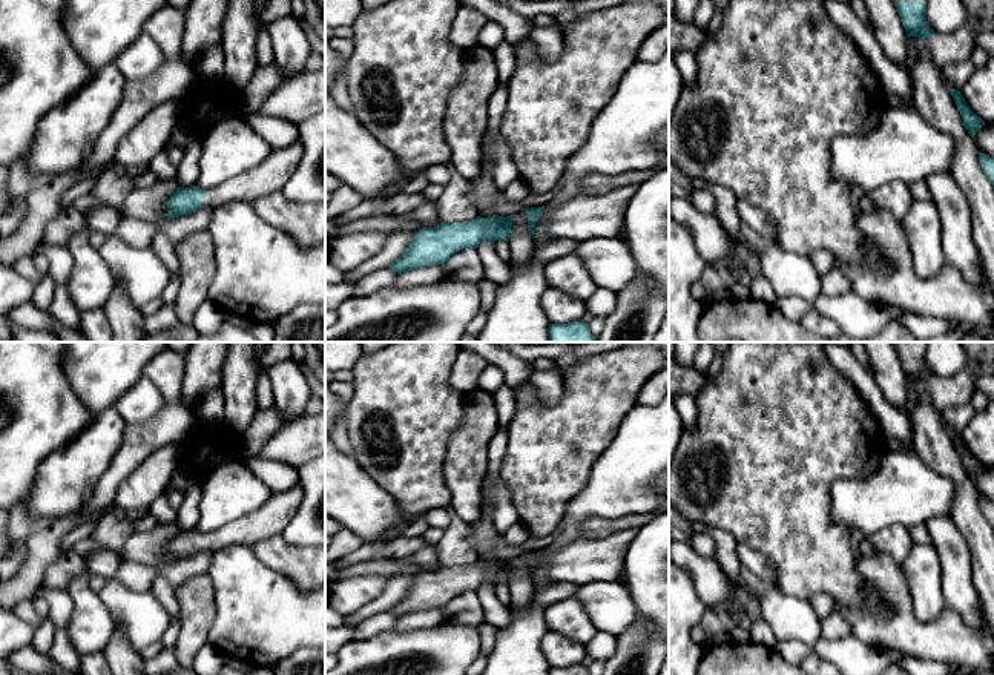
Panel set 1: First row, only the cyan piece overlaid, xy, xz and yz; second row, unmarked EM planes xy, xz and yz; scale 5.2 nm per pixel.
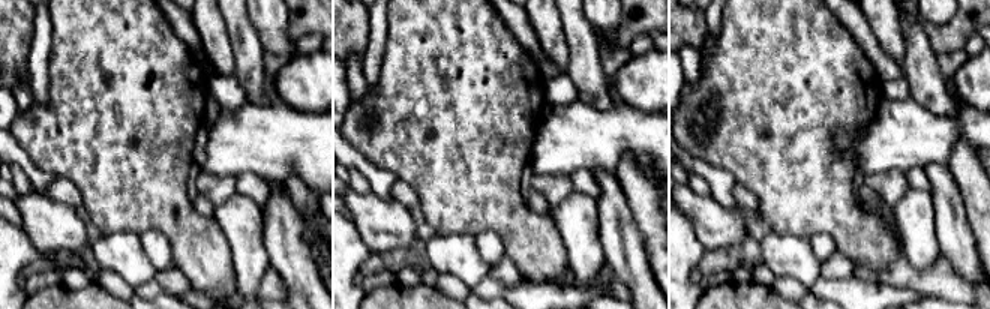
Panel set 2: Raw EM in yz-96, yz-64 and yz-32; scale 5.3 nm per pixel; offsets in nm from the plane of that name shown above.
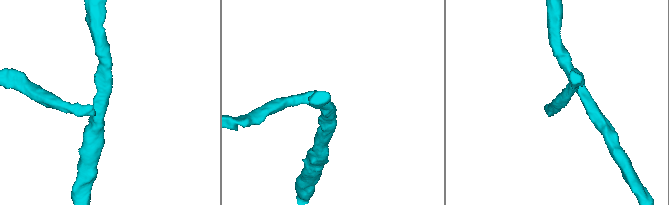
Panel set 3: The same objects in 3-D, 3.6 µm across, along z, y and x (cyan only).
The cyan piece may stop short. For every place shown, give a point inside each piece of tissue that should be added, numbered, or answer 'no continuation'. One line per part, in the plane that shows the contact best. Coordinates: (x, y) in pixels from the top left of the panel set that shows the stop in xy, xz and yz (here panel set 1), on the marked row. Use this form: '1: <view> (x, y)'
1: xy (272, 174)

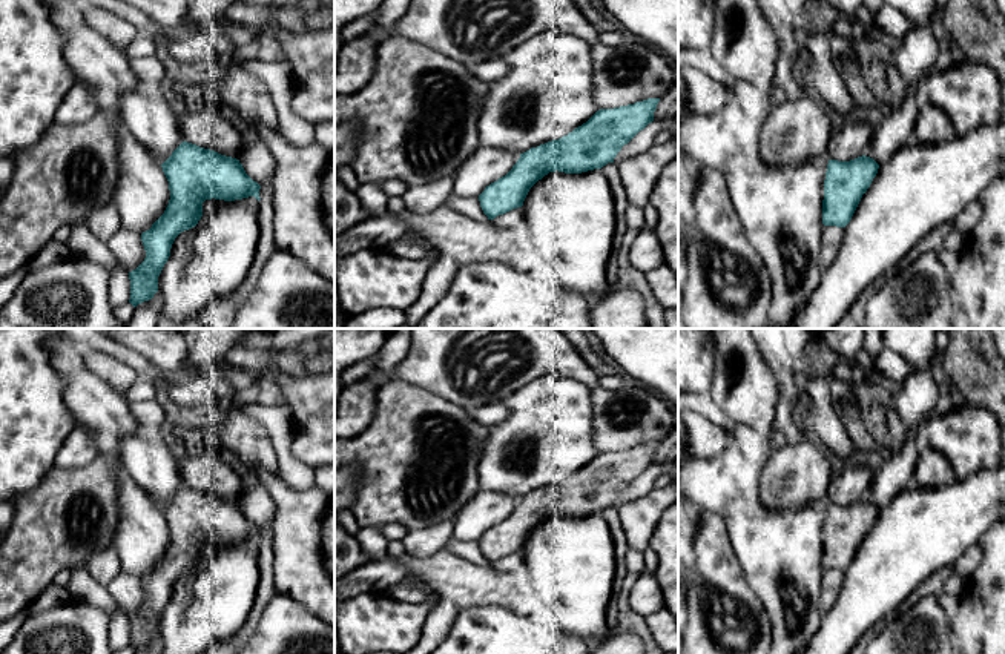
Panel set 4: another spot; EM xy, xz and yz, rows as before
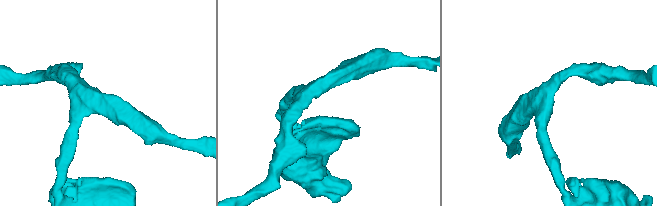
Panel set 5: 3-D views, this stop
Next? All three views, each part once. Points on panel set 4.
no continuation

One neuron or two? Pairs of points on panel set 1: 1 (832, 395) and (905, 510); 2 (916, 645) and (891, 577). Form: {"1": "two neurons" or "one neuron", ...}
{"1": "two neurons", "2": "one neuron"}

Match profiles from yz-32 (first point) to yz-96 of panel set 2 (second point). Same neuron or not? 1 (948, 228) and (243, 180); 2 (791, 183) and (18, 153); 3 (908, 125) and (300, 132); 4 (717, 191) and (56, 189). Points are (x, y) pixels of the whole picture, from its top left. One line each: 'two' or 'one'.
1: two
2: two
3: one
4: two

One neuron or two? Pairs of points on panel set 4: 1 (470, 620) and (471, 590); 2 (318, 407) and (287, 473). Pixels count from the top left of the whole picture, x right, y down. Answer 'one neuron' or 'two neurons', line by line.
1: two neurons
2: two neurons

